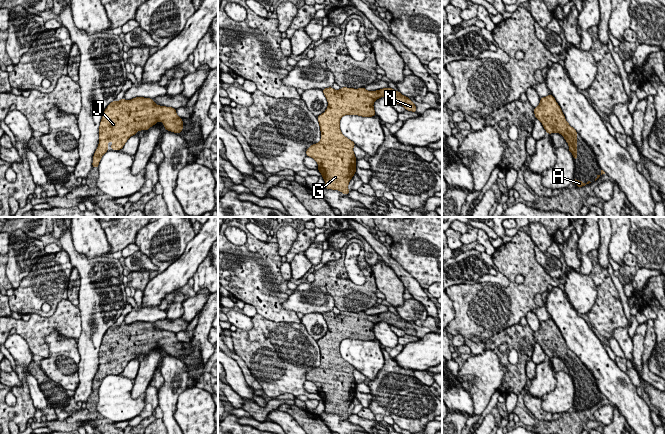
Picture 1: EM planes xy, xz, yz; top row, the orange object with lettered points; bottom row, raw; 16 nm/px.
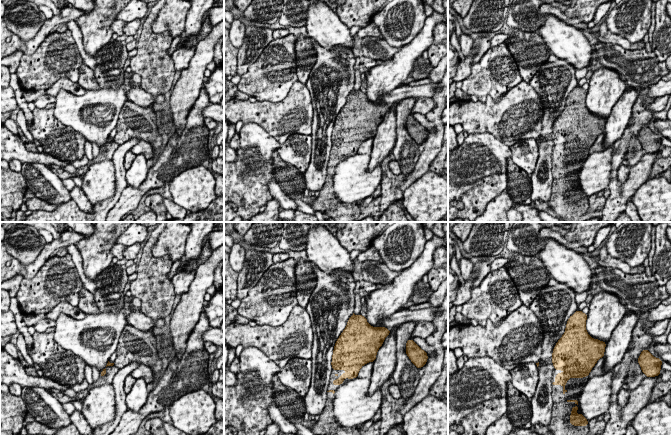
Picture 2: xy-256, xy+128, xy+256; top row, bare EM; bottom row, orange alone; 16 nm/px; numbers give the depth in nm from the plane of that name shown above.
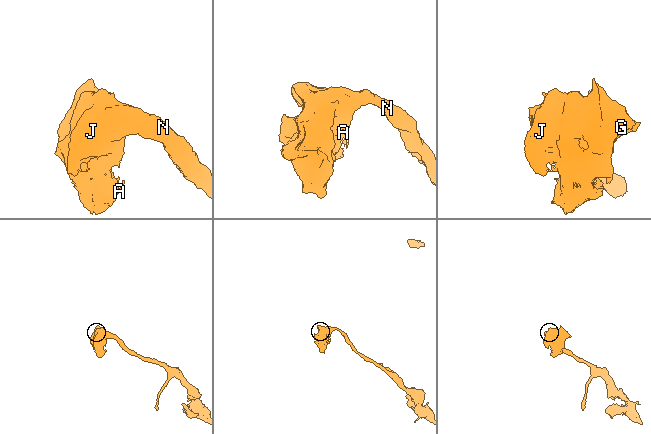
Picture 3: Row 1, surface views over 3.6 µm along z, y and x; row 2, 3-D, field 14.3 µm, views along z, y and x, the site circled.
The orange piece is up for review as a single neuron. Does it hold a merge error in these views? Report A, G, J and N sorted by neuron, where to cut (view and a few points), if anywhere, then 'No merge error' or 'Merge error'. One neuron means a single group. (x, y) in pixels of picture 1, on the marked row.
Groups: A G J N. No split. No merge error

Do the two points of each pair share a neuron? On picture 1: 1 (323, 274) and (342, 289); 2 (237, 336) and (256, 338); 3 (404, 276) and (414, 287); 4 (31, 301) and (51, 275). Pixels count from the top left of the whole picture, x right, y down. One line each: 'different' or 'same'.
1: same
2: same
3: same
4: same

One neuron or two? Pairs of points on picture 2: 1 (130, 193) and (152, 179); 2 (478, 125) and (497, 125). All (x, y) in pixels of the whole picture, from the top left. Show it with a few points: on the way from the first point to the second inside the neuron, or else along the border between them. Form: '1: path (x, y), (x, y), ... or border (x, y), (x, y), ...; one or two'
1: path (135, 193), (138, 193), (147, 184); one
2: path (483, 125), (492, 125); one

